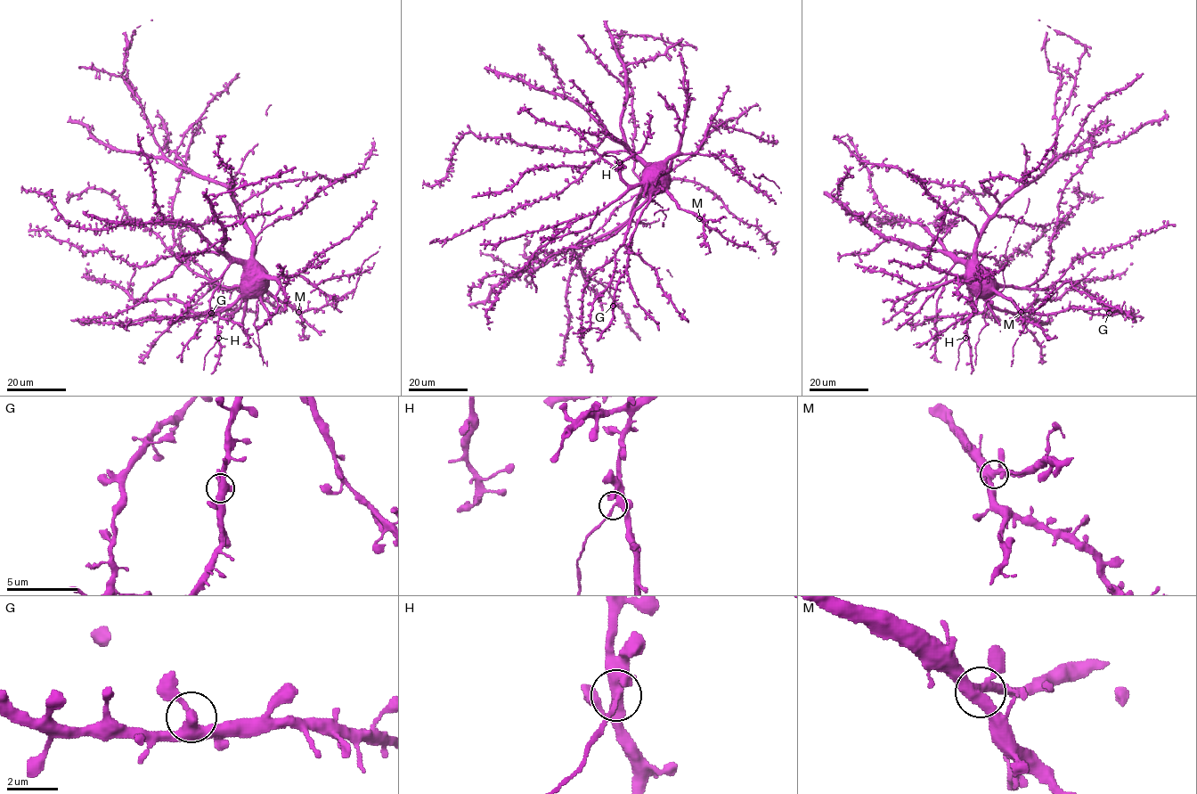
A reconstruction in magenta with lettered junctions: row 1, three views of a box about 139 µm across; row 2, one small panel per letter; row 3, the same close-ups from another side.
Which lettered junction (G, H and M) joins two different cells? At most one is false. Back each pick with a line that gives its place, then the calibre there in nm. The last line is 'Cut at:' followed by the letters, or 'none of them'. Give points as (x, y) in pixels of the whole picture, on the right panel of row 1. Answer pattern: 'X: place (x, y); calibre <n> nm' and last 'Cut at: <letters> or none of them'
H: place (965, 338); calibre 320 nm
Cut at: H

